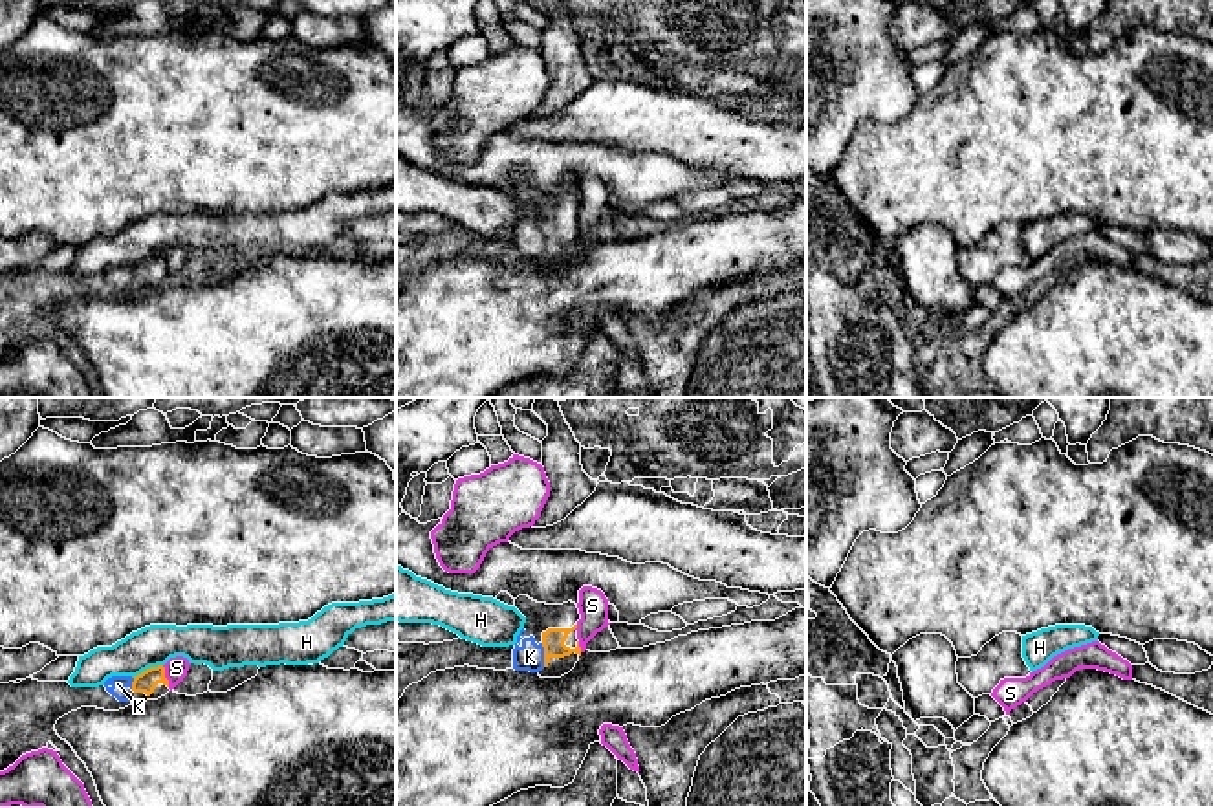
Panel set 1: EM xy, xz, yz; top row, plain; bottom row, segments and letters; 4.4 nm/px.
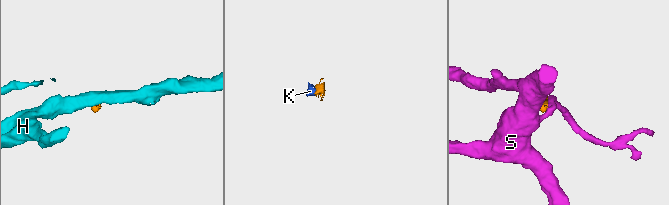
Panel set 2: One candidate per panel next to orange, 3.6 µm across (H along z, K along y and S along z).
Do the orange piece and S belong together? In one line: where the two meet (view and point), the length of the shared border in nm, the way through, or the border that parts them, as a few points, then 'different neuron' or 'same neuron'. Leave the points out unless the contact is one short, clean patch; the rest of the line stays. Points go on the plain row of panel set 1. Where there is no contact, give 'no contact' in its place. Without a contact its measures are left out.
xy (163, 266) | 100 nm | along xy (162, 255), (169, 275) | different neuron

